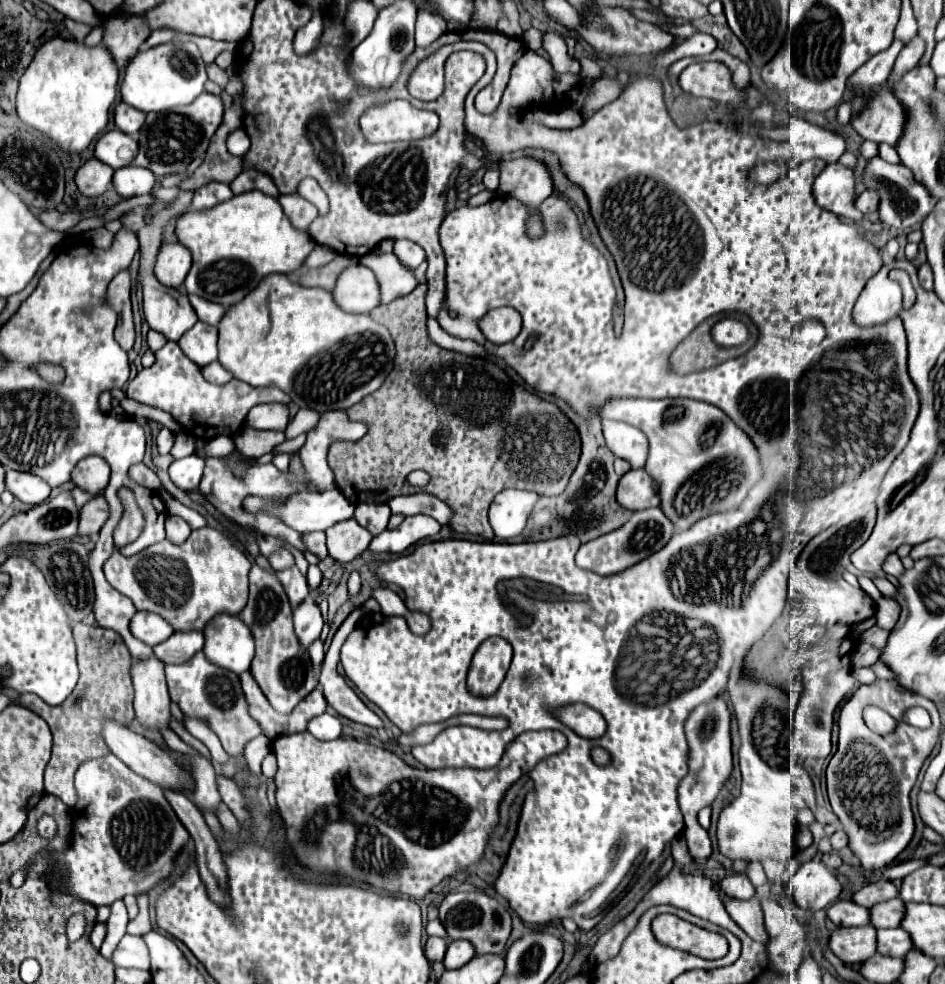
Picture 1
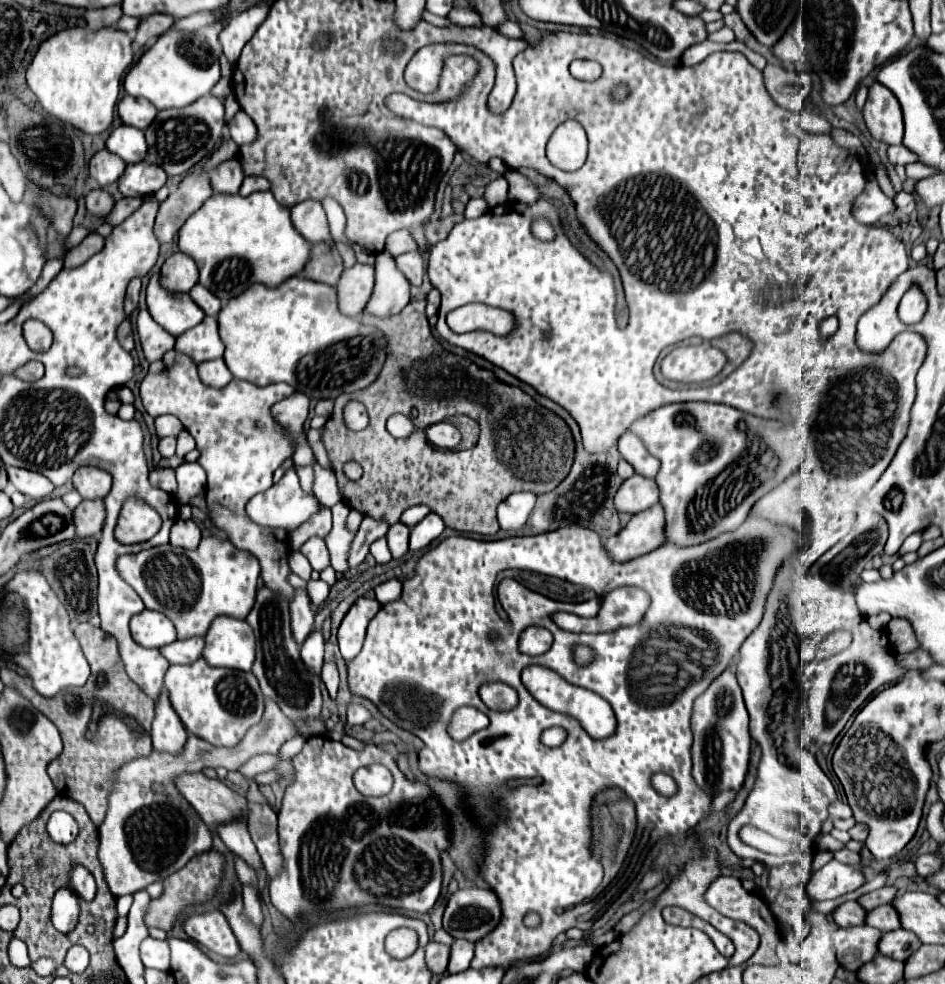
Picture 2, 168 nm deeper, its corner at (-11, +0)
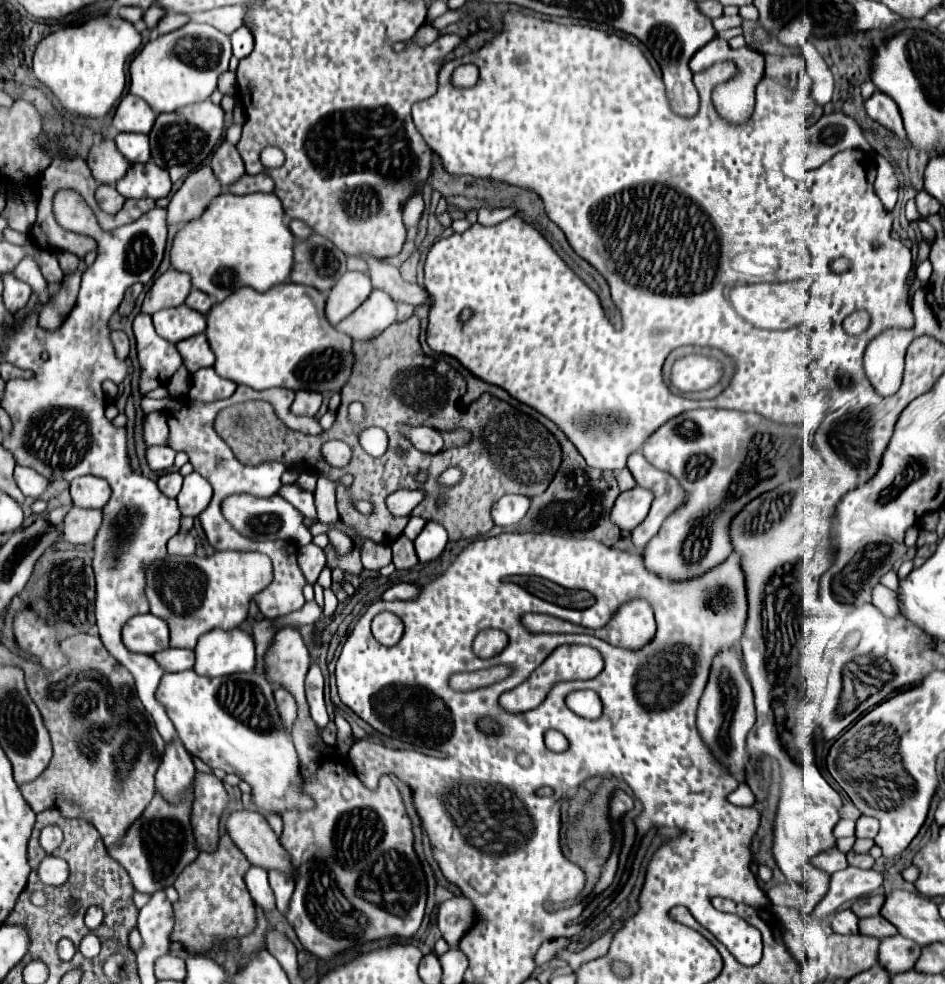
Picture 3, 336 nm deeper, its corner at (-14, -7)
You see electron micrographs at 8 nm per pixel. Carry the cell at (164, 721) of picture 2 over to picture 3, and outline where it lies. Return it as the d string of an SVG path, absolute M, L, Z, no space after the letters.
M178 738L166 744L162 762L156 772L156 790L166 796L166 800L178 800L178 794L186 790L196 776L192 754L180 744Z

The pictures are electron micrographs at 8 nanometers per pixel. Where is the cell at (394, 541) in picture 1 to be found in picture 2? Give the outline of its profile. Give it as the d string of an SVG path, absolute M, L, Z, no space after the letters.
M429 513L421 523L417 523L411 529L411 541L409 541L409 549L411 551L419 551L431 545L431 541L435 541L445 529L445 523L439 515Z

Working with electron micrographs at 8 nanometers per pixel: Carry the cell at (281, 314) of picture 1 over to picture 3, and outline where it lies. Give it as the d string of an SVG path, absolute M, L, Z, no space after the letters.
M294 282L278 284L278 288L272 288L270 292L262 294L254 288L240 288L230 296L230 300L224 300L222 304L216 304L210 310L208 316L208 328L206 336L210 340L210 348L216 354L214 370L236 384L250 386L254 390L268 390L268 388L288 388L288 390L308 390L308 392L320 392L320 394L332 394L340 392L344 384L350 380L356 356L352 352L354 340L346 336L344 332L336 330L326 320L326 294L312 286L302 286Z

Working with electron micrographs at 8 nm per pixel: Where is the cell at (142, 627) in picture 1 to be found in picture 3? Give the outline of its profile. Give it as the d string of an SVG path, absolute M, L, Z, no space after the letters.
M140 614L126 622L122 640L128 650L142 654L156 654L170 648L168 624L152 614Z

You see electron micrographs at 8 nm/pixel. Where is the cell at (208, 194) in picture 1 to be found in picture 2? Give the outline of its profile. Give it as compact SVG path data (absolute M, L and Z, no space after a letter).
M229 159L213 167L209 171L209 177L215 193L237 193L245 179L245 173L243 167L239 165L239 159Z

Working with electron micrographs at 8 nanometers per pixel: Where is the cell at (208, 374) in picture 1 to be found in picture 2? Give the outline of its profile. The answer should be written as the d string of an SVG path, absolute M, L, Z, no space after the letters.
M223 359L203 361L197 365L197 371L199 371L199 379L209 387L225 387L233 379Z

